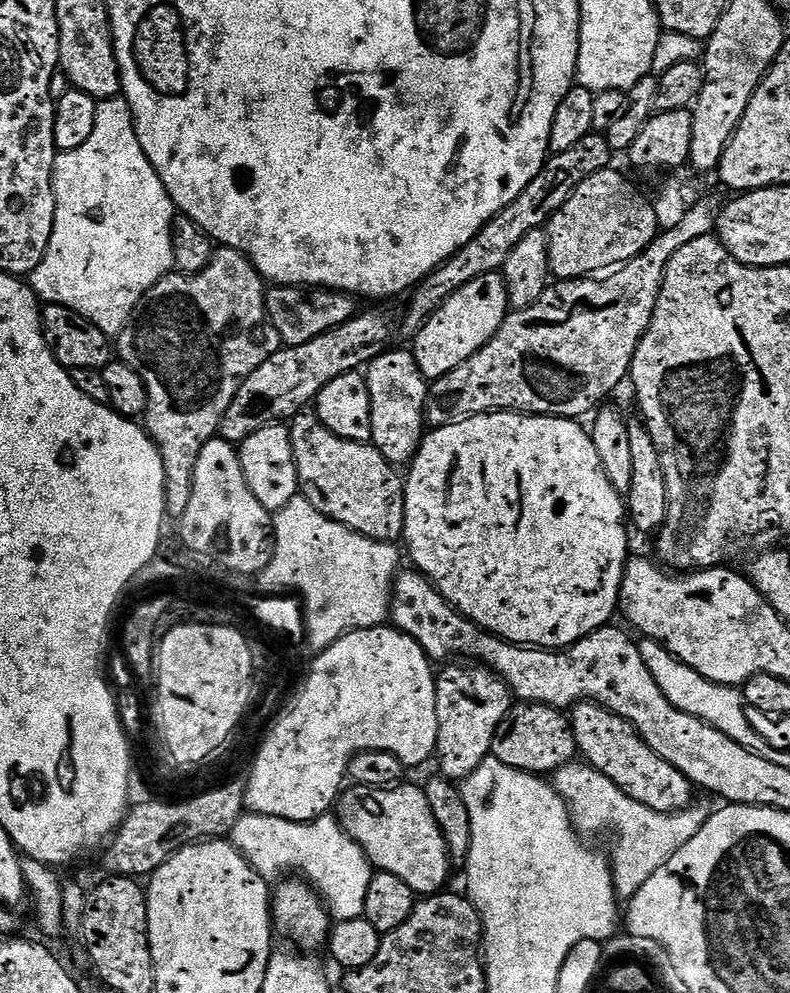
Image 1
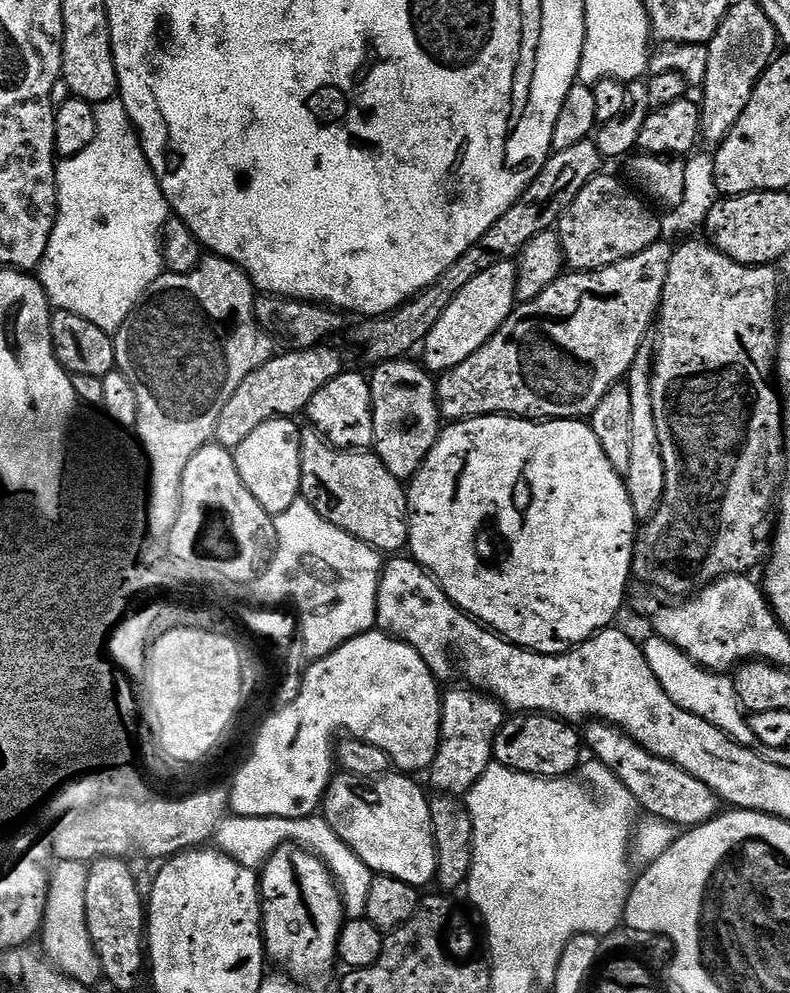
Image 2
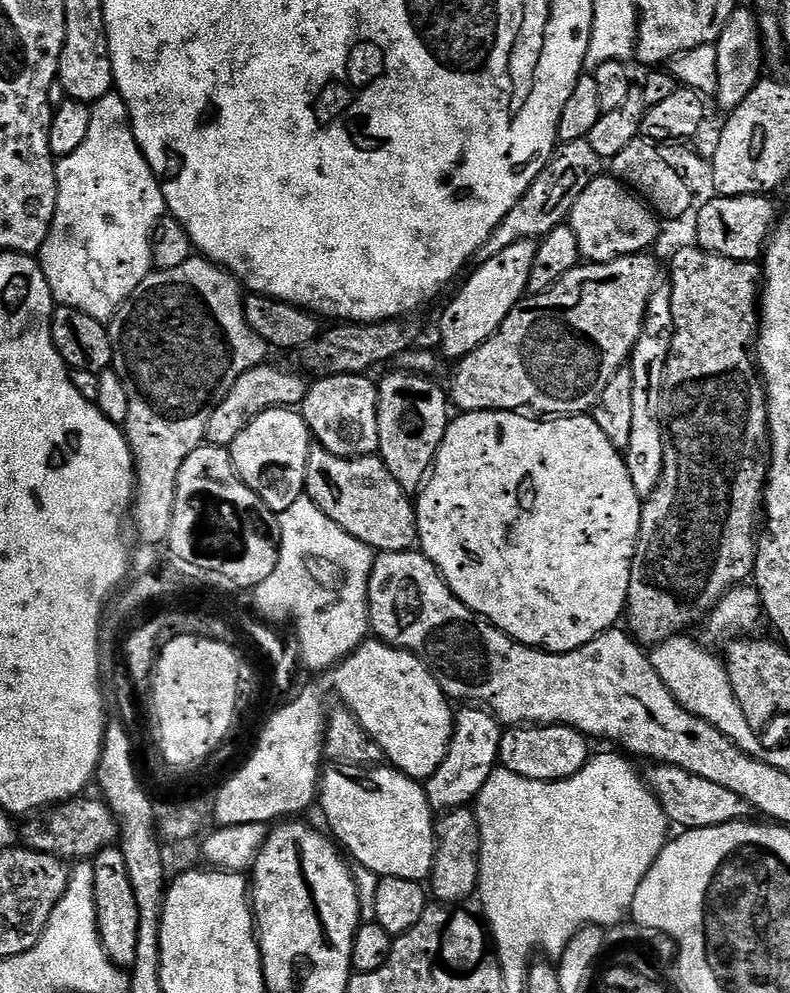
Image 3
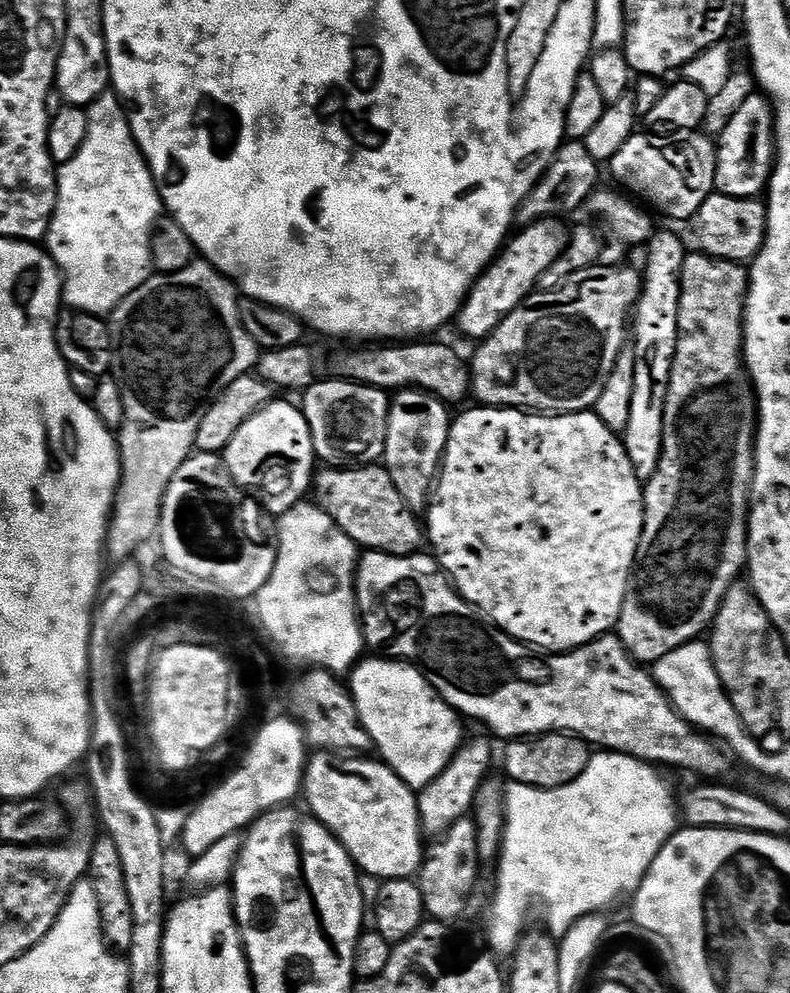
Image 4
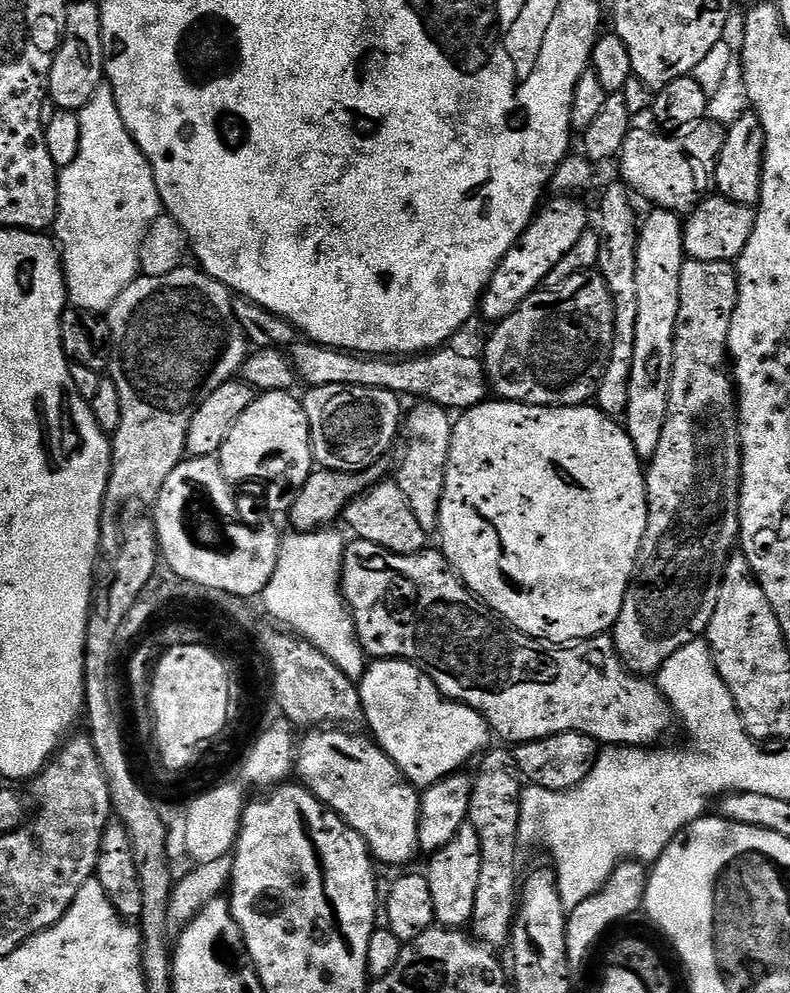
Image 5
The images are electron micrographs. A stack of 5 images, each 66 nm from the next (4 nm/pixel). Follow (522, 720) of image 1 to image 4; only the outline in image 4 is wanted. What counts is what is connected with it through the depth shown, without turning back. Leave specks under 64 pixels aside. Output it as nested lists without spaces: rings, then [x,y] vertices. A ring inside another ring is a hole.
[[[545,732],[543,736],[510,740],[504,747],[504,772],[513,784],[535,788],[566,786],[586,770],[594,754],[587,740],[571,732]]]

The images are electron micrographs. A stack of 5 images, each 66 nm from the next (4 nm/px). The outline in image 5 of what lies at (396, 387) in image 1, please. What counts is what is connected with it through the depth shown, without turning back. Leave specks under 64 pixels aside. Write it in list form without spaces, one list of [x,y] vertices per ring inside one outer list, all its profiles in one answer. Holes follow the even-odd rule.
[[[420,402],[417,408],[407,409],[406,419],[402,424],[402,436],[412,440],[404,452],[404,461],[400,464],[400,473],[394,476],[394,482],[406,494],[406,502],[410,502],[410,510],[414,510],[414,518],[418,518],[418,526],[429,534],[437,531],[440,523],[440,503],[444,479],[448,469],[448,453],[452,445],[452,429],[454,420],[449,409],[440,408],[437,404]]]

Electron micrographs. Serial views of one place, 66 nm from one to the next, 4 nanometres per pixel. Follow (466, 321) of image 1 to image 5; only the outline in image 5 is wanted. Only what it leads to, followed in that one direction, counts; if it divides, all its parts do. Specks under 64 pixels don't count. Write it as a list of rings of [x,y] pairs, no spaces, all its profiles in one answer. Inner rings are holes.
[[[552,198],[533,216],[531,224],[520,235],[520,241],[510,249],[506,258],[494,270],[490,282],[480,297],[479,315],[485,316],[491,322],[505,320],[506,317],[520,305],[527,296],[531,296],[543,285],[544,279],[578,246],[578,238],[589,231],[588,212],[579,204],[576,198]]]

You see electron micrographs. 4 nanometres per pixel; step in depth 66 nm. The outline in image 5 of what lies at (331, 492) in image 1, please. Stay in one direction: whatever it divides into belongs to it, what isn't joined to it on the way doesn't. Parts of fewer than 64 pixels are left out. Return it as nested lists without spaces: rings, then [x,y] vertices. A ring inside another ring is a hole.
[[[381,482],[373,488],[354,497],[348,503],[342,517],[348,523],[351,534],[357,540],[374,542],[374,546],[385,548],[395,556],[414,556],[425,551],[429,533],[418,526],[418,518],[414,518],[414,510],[410,510],[410,502],[406,502],[406,494],[395,482]]]

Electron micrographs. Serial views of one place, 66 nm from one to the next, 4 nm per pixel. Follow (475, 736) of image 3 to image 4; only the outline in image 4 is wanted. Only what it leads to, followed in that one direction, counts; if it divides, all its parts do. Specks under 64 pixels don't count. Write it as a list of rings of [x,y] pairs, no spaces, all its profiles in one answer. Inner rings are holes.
[[[471,740],[460,745],[454,758],[448,763],[448,768],[442,770],[442,774],[438,774],[434,782],[419,789],[416,805],[420,811],[420,827],[425,837],[439,838],[446,830],[450,830],[450,826],[454,826],[454,822],[465,819],[473,811],[480,785],[489,779],[493,741]]]

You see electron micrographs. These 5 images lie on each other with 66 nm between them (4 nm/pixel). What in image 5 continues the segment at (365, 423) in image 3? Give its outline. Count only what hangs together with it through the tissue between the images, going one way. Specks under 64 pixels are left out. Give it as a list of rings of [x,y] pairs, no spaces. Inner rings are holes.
[[[318,386],[308,388],[302,396],[306,422],[310,430],[313,461],[329,472],[358,472],[385,459],[388,447],[395,442],[402,428],[401,397],[390,390],[370,390],[362,386]]]

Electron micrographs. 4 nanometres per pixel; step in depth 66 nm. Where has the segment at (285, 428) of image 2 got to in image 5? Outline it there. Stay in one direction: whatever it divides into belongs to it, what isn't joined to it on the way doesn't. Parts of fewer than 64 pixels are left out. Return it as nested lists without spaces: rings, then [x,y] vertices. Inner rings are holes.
[[[266,392],[257,395],[234,422],[226,442],[220,447],[220,468],[229,484],[239,486],[243,480],[264,487],[264,500],[280,512],[291,509],[302,486],[314,471],[310,430],[304,405],[292,392]]]

